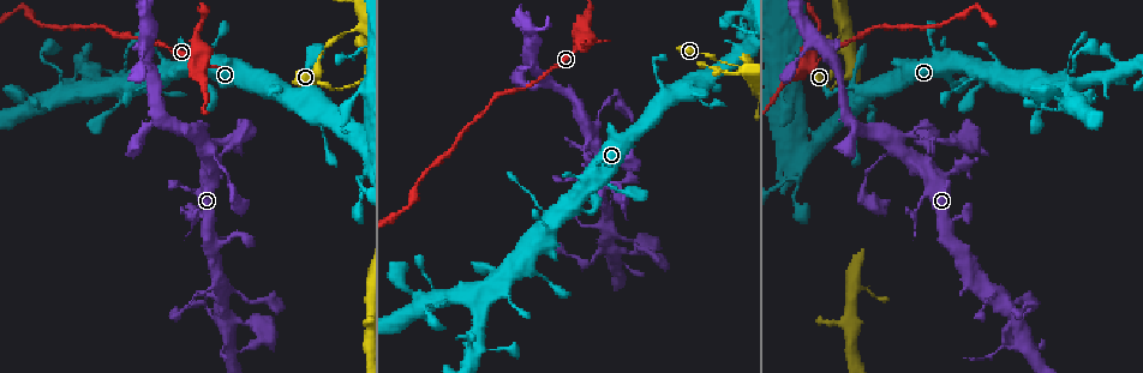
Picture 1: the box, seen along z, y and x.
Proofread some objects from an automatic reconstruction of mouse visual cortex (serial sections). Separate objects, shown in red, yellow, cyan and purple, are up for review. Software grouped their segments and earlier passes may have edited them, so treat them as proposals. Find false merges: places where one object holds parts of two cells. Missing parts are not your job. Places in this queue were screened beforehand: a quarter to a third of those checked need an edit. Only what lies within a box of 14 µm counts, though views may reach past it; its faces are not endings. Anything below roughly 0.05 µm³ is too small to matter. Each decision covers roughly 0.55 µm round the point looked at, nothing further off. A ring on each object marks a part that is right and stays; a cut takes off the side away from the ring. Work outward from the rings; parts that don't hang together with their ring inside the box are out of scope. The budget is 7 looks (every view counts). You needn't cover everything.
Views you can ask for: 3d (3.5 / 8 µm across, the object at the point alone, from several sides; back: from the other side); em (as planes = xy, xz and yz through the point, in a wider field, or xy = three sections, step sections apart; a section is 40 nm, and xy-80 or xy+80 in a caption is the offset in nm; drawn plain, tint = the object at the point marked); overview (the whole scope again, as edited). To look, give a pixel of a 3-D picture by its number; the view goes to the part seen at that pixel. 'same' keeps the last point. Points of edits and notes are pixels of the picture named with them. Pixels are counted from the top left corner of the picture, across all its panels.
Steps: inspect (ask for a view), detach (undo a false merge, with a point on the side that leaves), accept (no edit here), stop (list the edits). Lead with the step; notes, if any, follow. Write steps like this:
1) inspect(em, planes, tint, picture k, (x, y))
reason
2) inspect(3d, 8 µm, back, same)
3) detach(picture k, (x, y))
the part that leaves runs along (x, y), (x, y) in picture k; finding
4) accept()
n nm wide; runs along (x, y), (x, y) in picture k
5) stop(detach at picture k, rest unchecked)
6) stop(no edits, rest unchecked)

inspect(3d, 3.5 µm, back, picture 1, (307, 91))
abrupt turn

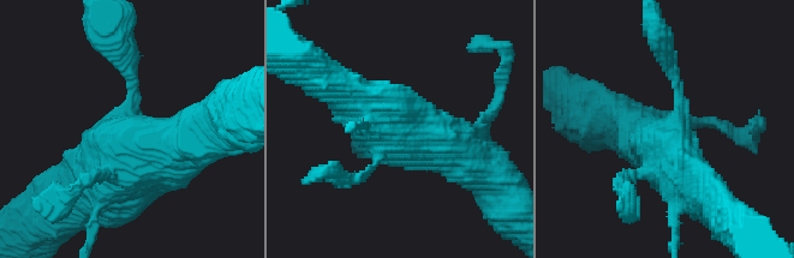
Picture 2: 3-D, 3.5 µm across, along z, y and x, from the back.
inspect(em, xy, step 1, tint, picture 2, (680, 130))

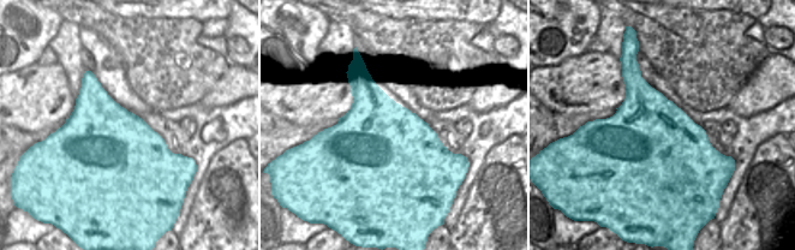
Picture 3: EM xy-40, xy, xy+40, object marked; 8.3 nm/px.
inspect(em, xy, step 2, tint, same)

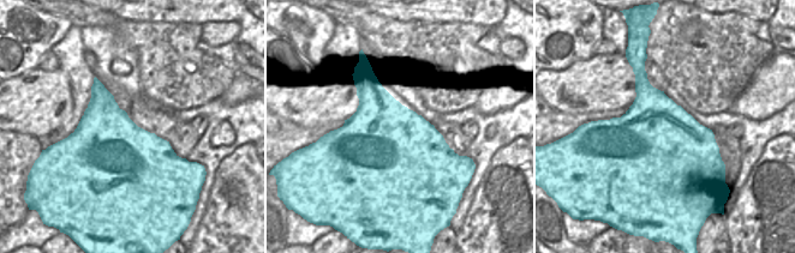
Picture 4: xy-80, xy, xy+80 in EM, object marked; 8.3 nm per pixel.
accept()
runs along (465, 158), (395, 131), (340, 88) in picture 2; one cell here

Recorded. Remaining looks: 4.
inspect(3d, 3.5 µm, picture 1, (798, 177))
small branch off a trunk

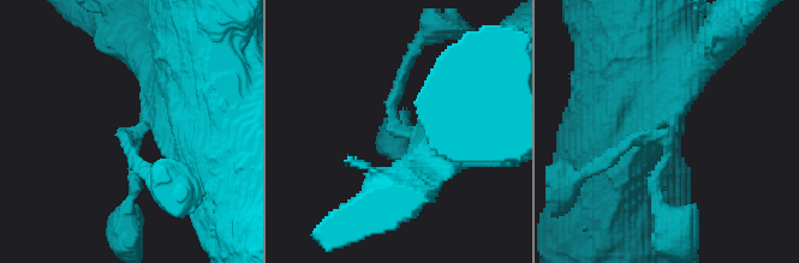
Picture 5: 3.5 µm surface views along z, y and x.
inspect(em, planes, tint, picture 5, (132, 136))
now the EM

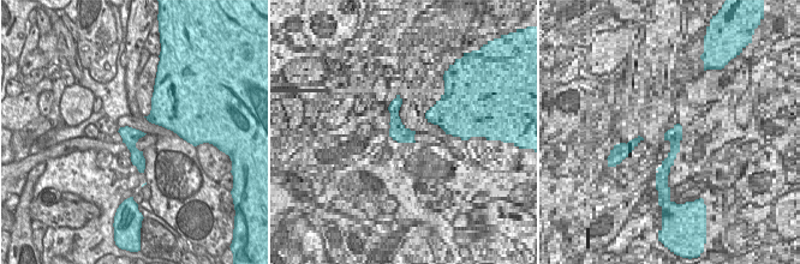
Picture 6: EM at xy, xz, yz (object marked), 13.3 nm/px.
accept()
runs along (677, 59), (674, 129), (597, 166) in picture 5; all the same cell

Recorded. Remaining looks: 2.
stop(no edits, rest unchecked)

